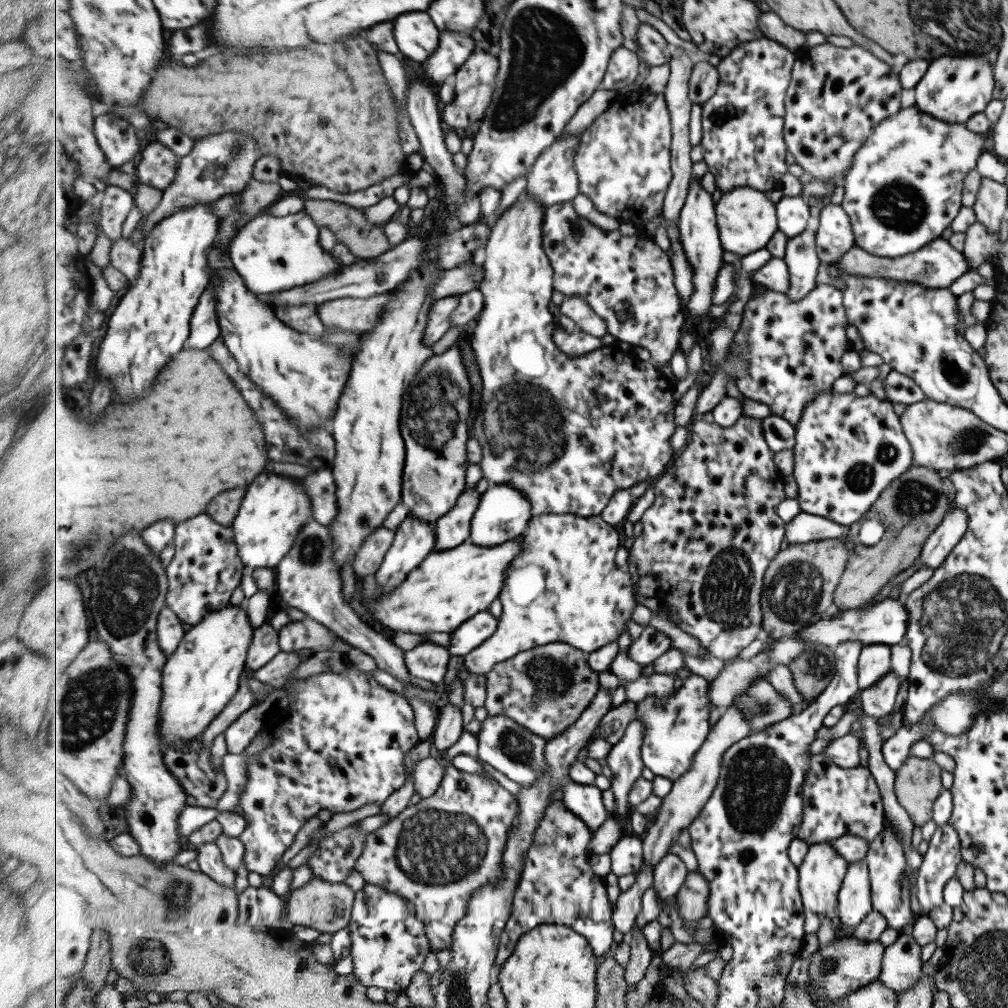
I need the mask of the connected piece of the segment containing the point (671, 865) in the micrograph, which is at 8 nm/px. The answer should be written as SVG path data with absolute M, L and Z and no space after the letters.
M669 853L654 868L654 887L658 890L663 904L676 898L687 881L689 868L677 854Z

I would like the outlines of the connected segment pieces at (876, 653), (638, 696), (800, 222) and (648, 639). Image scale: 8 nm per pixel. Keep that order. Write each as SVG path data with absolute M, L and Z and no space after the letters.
M881 643L862 646L856 665L858 690L879 682L889 672L890 662L890 646Z
M652 674L640 676L637 680L627 681L623 686L627 701L639 703L648 696L657 696L663 703L673 690L676 674Z
M783 197L777 204L778 227L793 239L803 235L807 230L807 222L811 218L811 208L801 197Z
M650 628L646 629L634 643L631 643L629 655L641 666L653 664L657 658L661 658L665 651L673 648L671 638L663 632L654 633Z

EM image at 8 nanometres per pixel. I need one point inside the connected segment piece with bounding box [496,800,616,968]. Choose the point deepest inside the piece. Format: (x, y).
(558, 886)

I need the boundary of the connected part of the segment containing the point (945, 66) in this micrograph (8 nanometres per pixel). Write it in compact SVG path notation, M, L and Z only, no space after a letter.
M963 54L961 56L940 56L928 63L925 74L913 87L915 105L922 113L949 123L964 123L973 114L984 112L992 99L993 75L991 65L985 56Z

